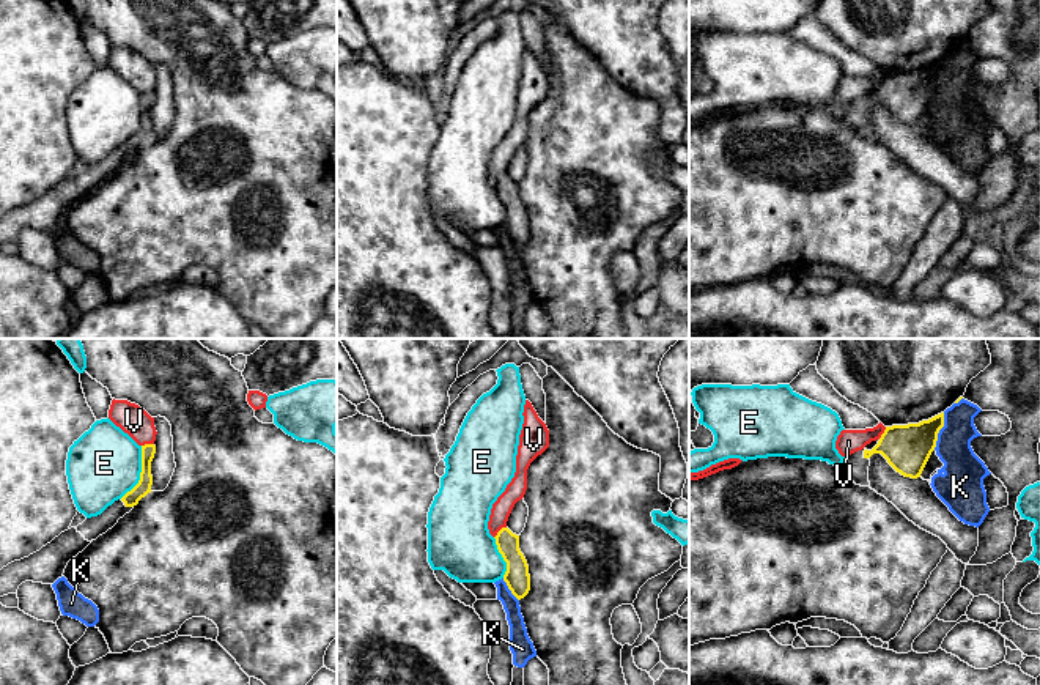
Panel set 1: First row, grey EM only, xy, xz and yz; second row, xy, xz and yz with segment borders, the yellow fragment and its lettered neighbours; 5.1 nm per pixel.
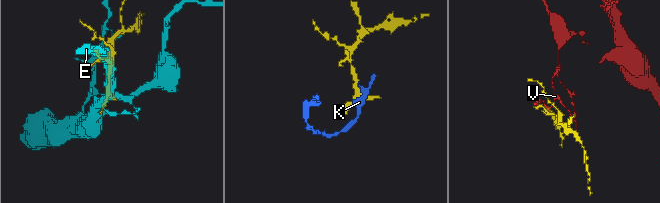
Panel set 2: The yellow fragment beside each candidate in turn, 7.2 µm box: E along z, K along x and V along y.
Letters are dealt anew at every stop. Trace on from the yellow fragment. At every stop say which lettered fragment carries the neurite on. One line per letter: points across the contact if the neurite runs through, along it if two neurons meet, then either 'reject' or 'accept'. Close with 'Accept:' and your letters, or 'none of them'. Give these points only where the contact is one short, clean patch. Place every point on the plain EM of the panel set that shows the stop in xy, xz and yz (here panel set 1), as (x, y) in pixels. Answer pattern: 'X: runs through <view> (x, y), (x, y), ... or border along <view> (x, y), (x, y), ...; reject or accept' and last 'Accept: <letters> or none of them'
E: reject
K: reject
V: border along xz (505, 174), (494, 185); reject
Accept: none of them

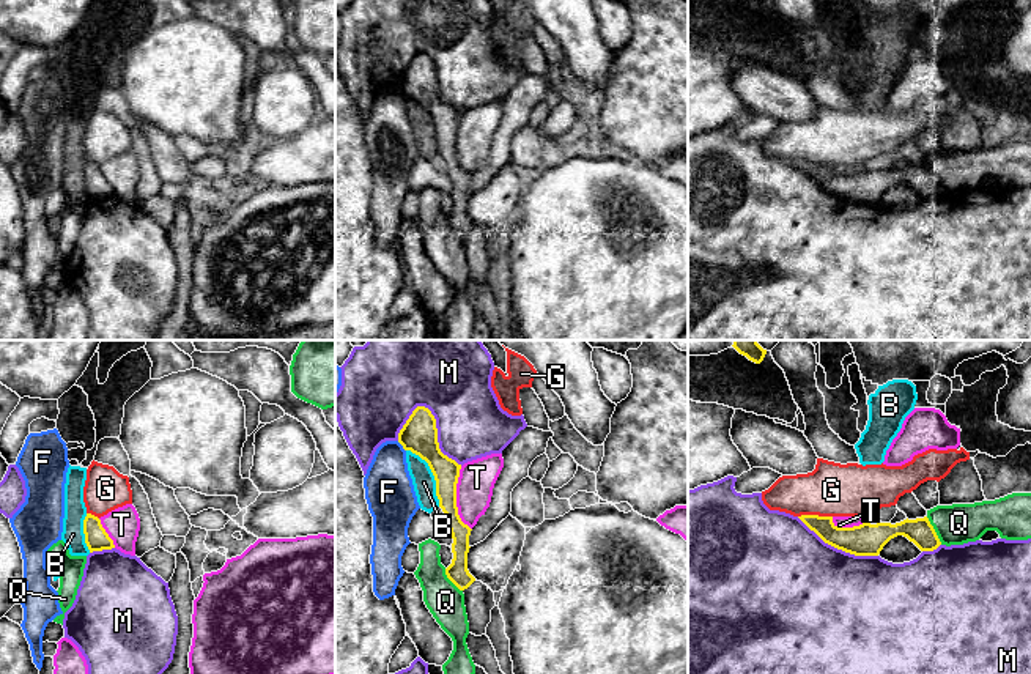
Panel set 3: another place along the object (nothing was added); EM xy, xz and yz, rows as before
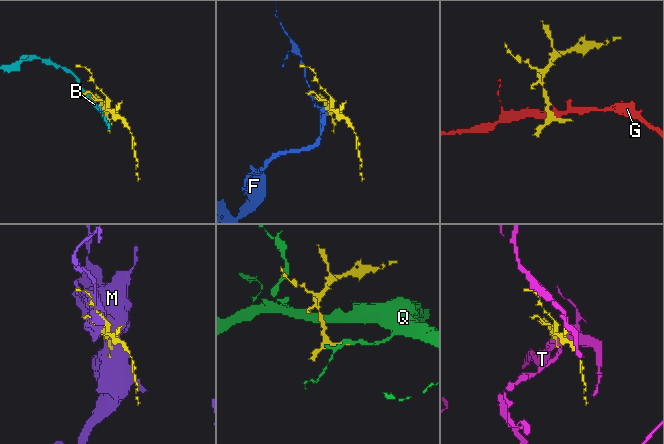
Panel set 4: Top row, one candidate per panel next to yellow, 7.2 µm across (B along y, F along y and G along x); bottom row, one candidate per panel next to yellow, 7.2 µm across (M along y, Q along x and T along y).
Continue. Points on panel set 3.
B: reject
F: reject
G: border along yz (831, 162), (798, 164); reject
M: reject
Q: reject
T: border along xz (460, 114), (457, 161), (471, 177); reject
Accept: none of them

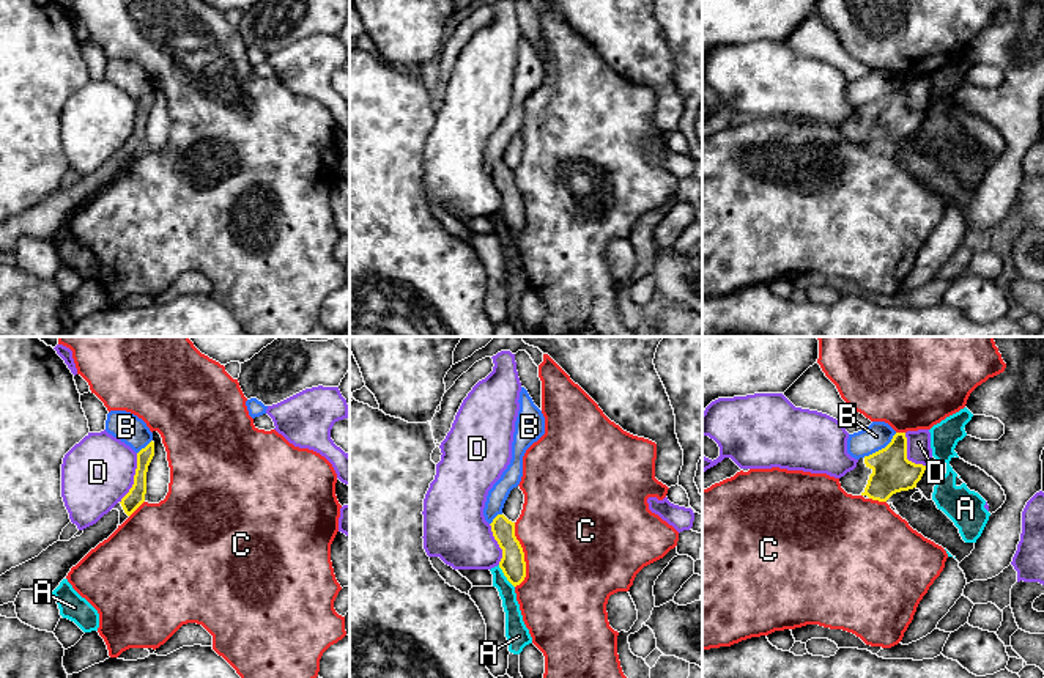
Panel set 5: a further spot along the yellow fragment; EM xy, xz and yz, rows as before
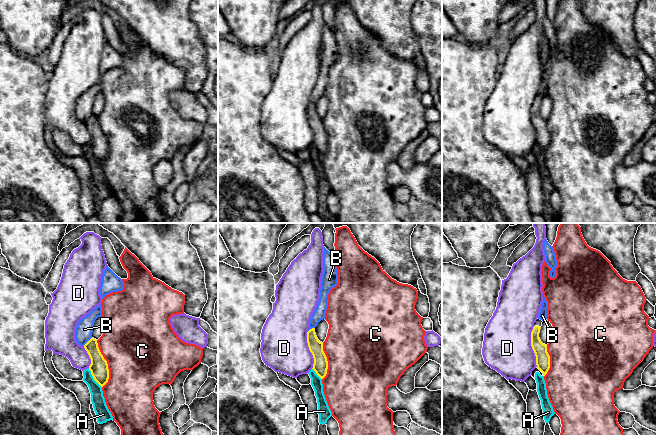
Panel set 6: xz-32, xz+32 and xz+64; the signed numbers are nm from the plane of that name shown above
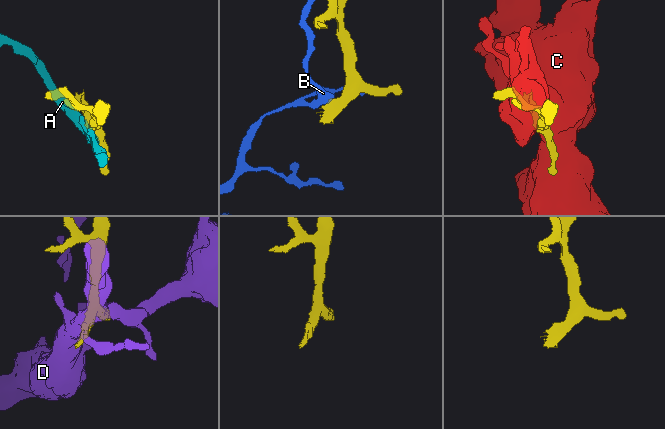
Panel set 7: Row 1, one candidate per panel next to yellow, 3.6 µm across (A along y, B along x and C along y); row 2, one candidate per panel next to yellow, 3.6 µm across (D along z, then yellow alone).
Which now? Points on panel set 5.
A: reject
B: border along yz (896, 81), (884, 95), (863, 104); reject
C: reject
D: reject
Accept: none of them

